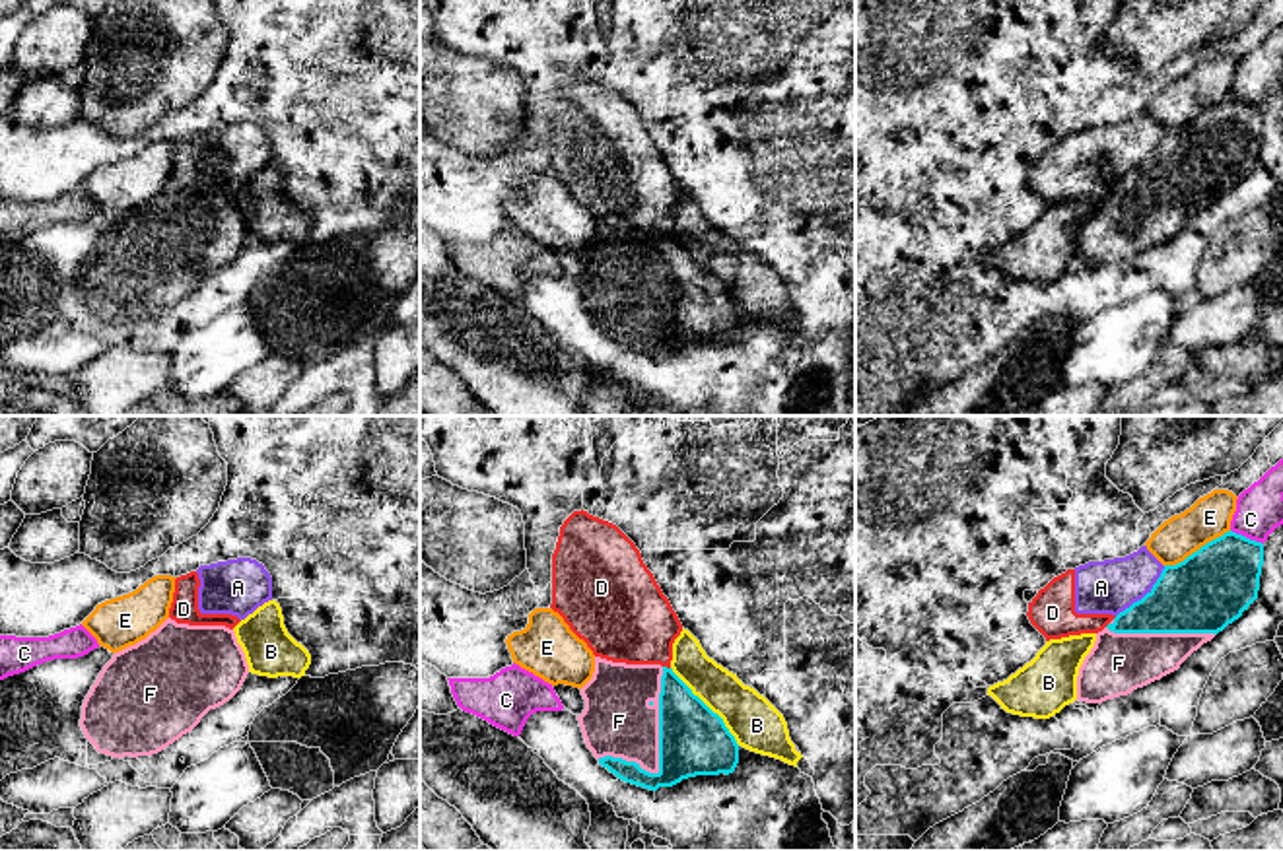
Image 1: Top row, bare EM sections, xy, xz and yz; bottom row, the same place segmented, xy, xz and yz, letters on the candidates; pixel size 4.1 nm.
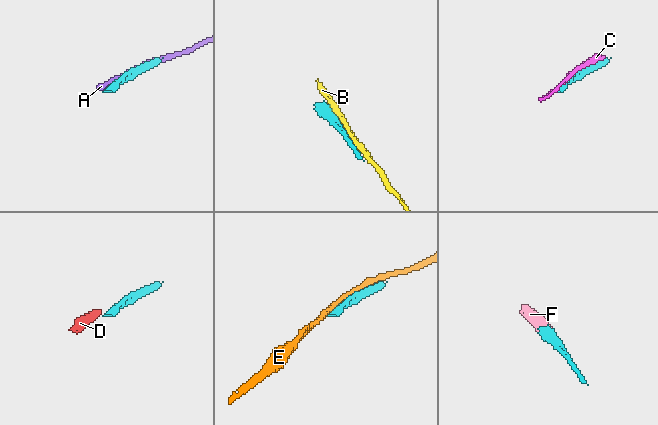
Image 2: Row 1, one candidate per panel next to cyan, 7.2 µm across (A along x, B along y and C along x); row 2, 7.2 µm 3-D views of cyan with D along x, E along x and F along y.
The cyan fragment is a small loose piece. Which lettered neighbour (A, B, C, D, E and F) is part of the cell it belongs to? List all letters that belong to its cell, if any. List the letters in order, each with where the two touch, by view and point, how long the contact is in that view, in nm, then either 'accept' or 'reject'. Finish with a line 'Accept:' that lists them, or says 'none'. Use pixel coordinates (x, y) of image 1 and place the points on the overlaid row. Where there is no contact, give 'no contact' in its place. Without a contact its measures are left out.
A: meets cyan in yz at (1145, 595); contact 300 nm long; reject
B: meets cyan in xz at (706, 706); contact 440 nm long; reject
C: meets cyan in yz at (1245, 537); contact 150 nm long; reject
D: meets cyan in xz at (665, 667); contact 40 nm long; reject
E: meets cyan in yz at (1198, 550); contact 320 nm long; reject
F: meets cyan in xz at (659, 748); contact 480 nm long; accept
Accept: F

